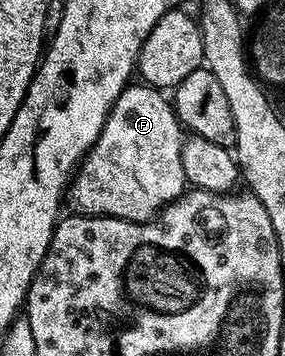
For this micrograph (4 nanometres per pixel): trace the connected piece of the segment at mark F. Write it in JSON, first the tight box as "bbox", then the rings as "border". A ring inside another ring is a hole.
{"bbox":[68,83,187,221],"border":[[[145,83],[134,84],[127,84],[126,90],[110,108],[110,114],[96,143],[86,152],[86,157],[68,186],[69,200],[74,200],[74,205],[78,208],[75,210],[79,214],[115,217],[125,221],[149,221],[187,192],[184,163],[180,159],[184,129],[178,120],[178,114],[174,112],[174,106],[163,90],[153,89]]]}

